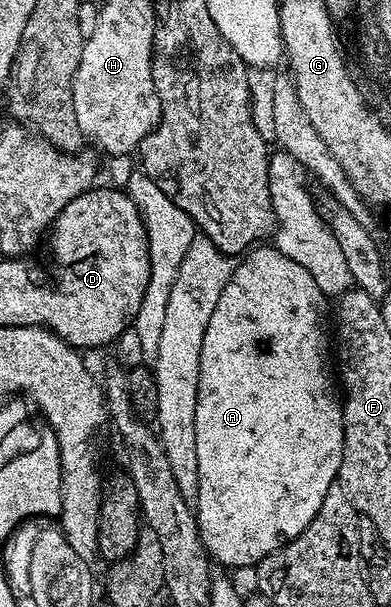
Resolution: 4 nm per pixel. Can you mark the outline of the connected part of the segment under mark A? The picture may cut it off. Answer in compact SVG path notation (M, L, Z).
M259 245L254 249L248 250L235 263L235 272L229 277L229 281L225 285L225 289L221 289L221 297L217 297L217 309L213 309L213 317L209 317L209 329L205 329L205 337L201 345L201 353L199 354L199 380L197 381L197 473L199 474L199 493L197 496L197 504L193 514L199 525L199 540L203 543L203 549L208 556L216 564L224 563L227 569L234 569L239 566L254 567L264 559L273 554L274 551L280 551L286 545L291 543L298 535L305 533L305 529L309 525L309 521L313 521L313 517L317 517L317 509L321 509L321 501L325 501L325 493L335 484L339 478L339 470L341 469L341 457L343 456L343 442L345 441L345 433L343 432L343 404L341 402L340 392L337 390L337 383L331 380L331 371L333 375L333 363L327 360L327 339L329 343L329 323L327 327L327 315L323 310L327 307L328 300L321 293L321 289L317 285L317 281L313 281L313 277L304 267L297 265L297 261L289 261L289 257L285 257L285 253L281 253L274 245Z

